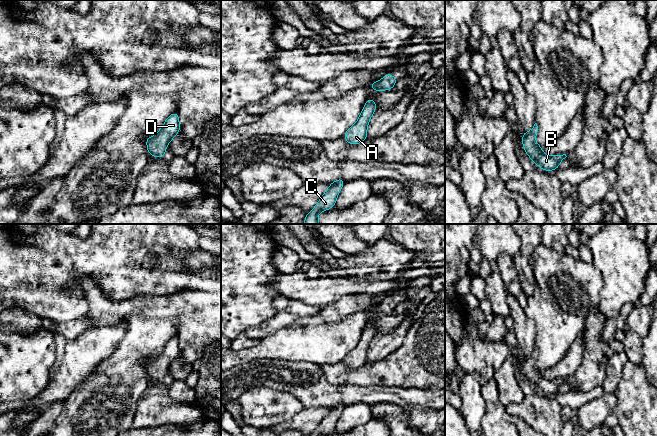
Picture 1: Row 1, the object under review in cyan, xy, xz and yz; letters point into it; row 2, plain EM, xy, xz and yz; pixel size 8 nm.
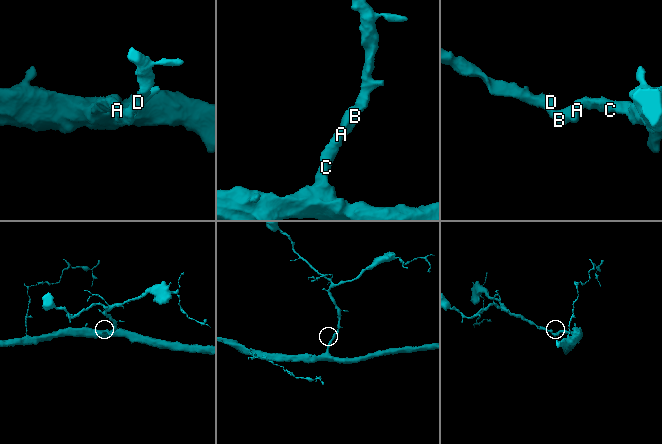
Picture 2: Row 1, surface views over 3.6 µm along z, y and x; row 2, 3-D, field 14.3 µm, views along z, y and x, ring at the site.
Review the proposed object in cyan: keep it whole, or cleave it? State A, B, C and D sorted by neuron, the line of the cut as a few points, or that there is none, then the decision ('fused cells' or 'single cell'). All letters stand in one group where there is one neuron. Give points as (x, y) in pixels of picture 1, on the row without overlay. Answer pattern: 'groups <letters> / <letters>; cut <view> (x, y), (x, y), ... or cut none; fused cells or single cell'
groups A B C D; cut none; single cell

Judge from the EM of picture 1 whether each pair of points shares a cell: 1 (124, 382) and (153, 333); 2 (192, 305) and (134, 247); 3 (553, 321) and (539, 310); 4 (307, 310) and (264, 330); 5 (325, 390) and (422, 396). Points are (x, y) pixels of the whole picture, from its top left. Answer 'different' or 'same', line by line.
1: same
2: different
3: same
4: same
5: same

